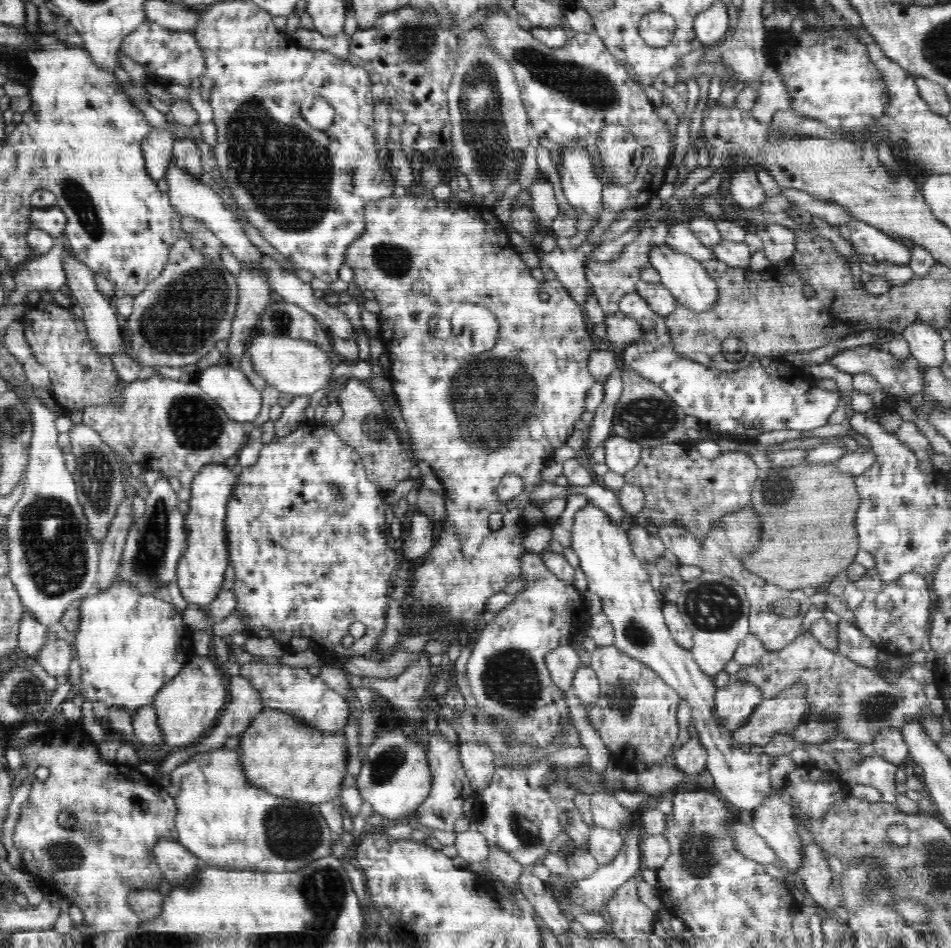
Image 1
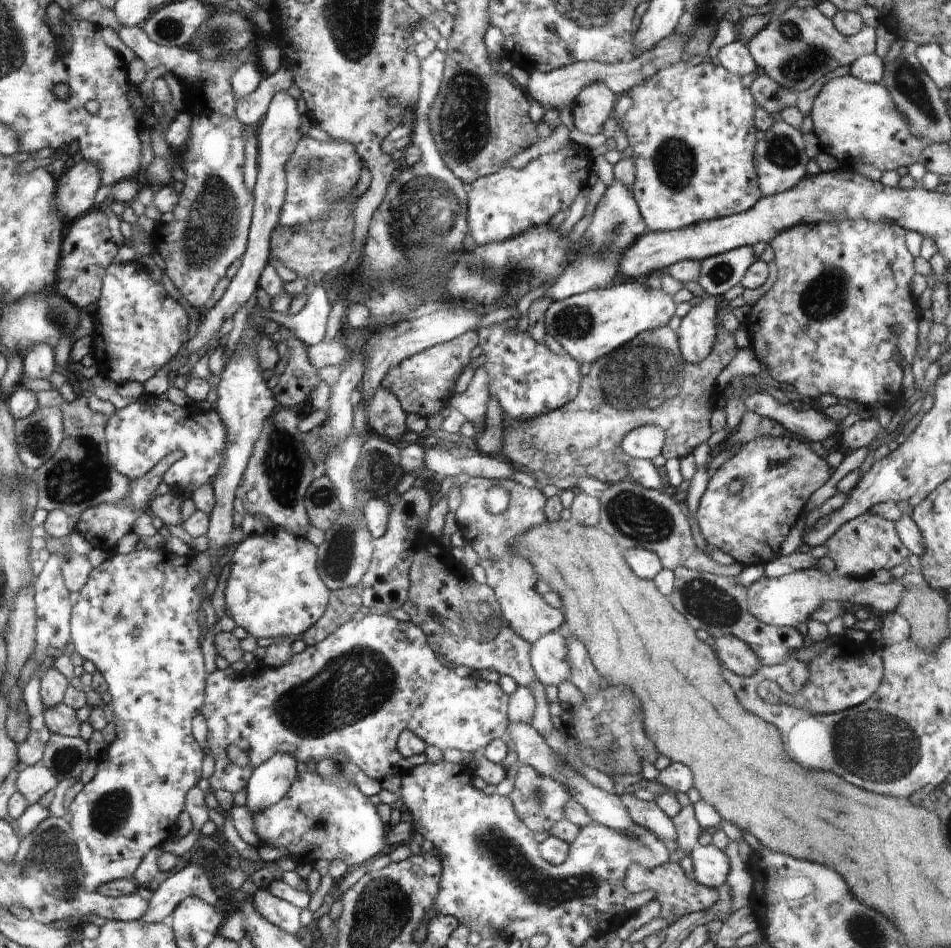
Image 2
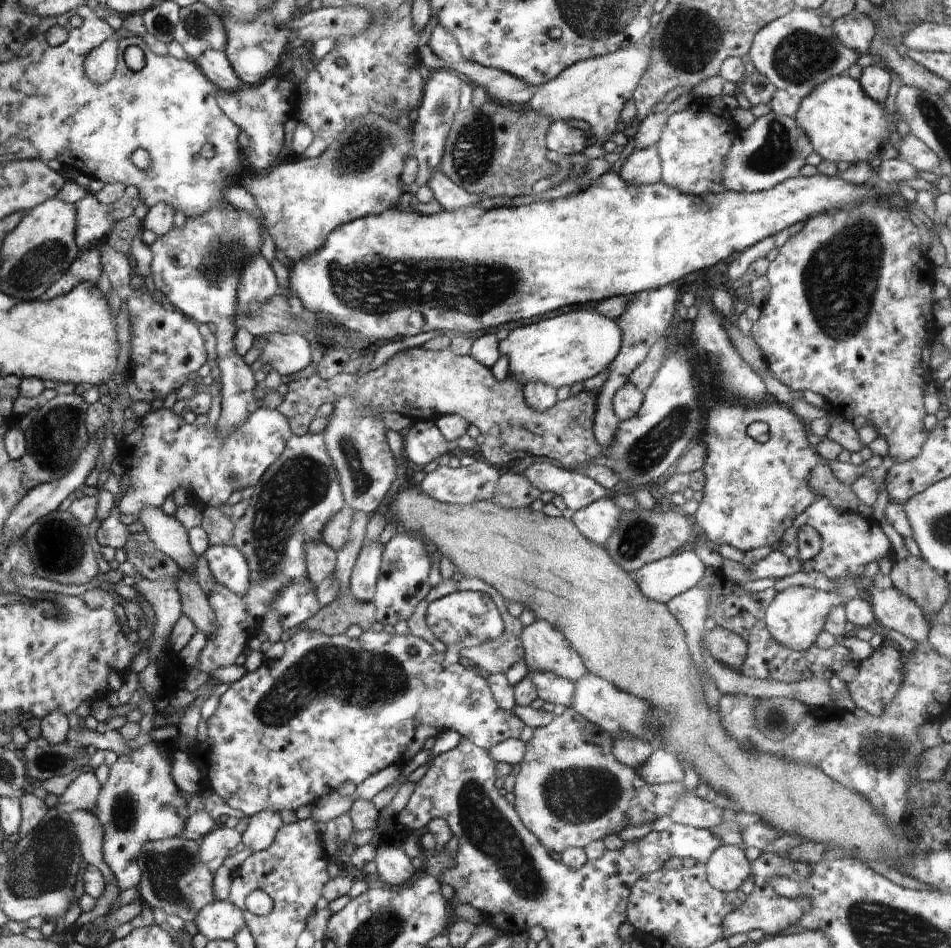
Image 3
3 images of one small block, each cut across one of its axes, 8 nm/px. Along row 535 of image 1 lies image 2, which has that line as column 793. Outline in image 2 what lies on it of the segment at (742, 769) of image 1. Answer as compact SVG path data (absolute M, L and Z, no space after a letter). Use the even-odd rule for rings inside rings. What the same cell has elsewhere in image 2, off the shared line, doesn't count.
M818 569L798 570L780 578L768 578L762 574L753 582L747 590L748 610L752 616L764 624L777 627L796 628L798 624L807 622L814 610L818 610L821 602L838 601L848 606L862 606L868 610L880 610L880 612L894 612L906 590L910 586L900 582L888 582L886 584L875 582L872 576L866 579L840 576L840 574L822 573Z

